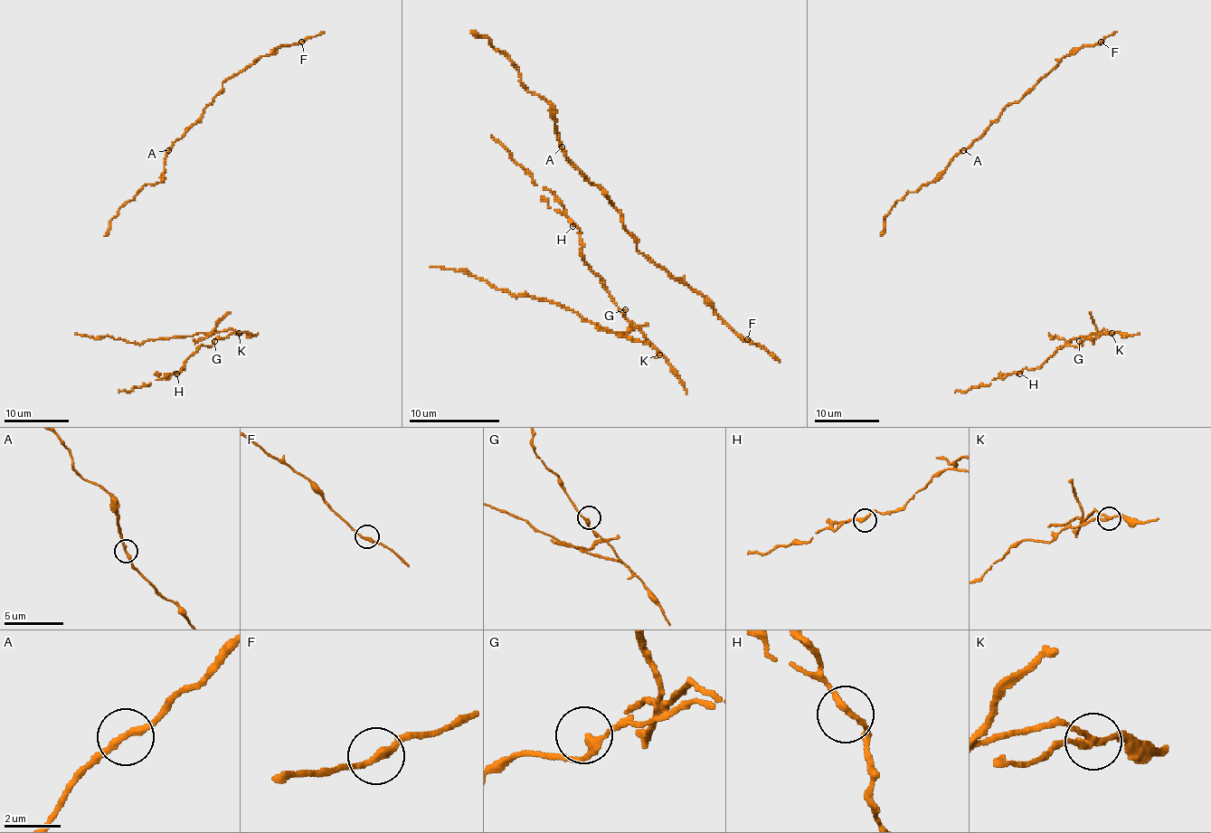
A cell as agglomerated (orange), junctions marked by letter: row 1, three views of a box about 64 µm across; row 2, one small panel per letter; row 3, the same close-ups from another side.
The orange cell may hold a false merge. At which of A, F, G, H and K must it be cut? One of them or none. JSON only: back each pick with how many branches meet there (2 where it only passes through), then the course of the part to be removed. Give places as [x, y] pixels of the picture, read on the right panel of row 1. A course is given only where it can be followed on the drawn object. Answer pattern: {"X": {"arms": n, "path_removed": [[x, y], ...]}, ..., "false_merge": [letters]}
{"K": {"arms": 2, "path_removed": [[1111, 333], [1103, 329], [1074, 337], [1070, 344], [1056, 336], [1052, 337], [1048, 333]]}, "false_merge": ["K"]}

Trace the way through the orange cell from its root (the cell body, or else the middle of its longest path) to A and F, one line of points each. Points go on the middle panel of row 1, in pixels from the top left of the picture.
A: (476, 33), (485, 35), (512, 62), (518, 71), (521, 83), (550, 106), (554, 133), (562, 146)
F: (476, 33), (550, 106), (563, 156), (610, 198), (637, 249), (695, 289), (747, 339)

